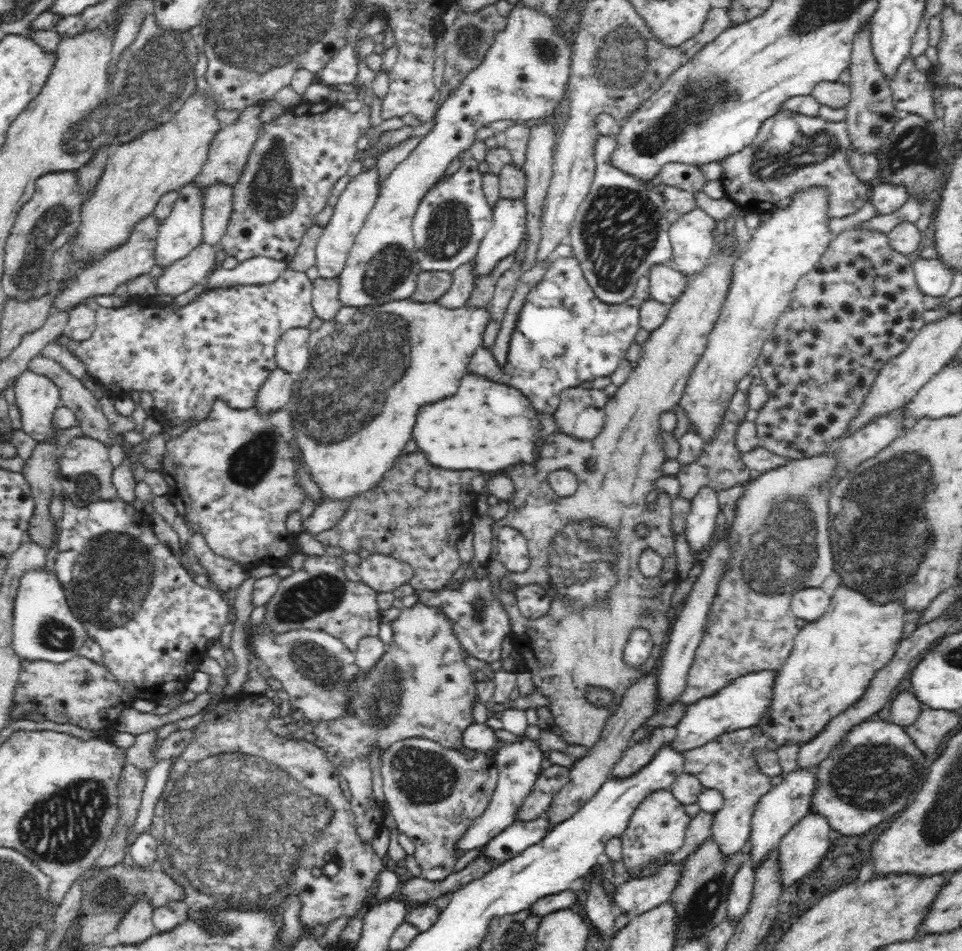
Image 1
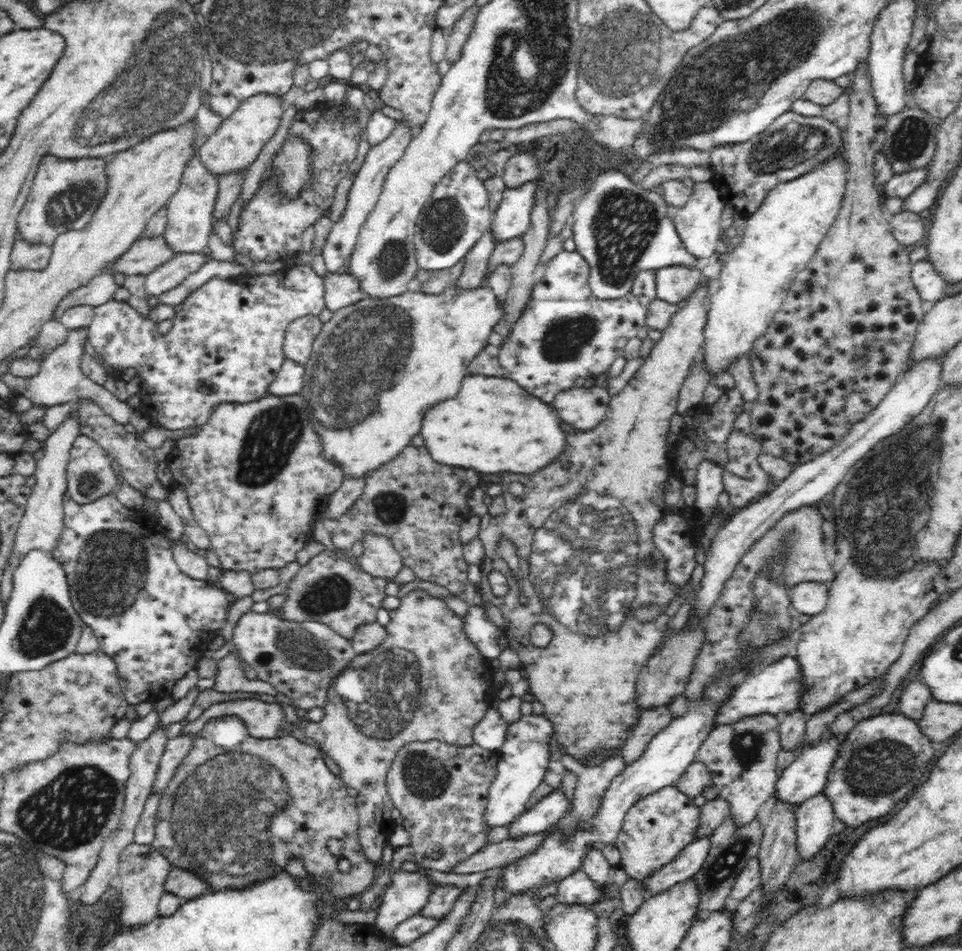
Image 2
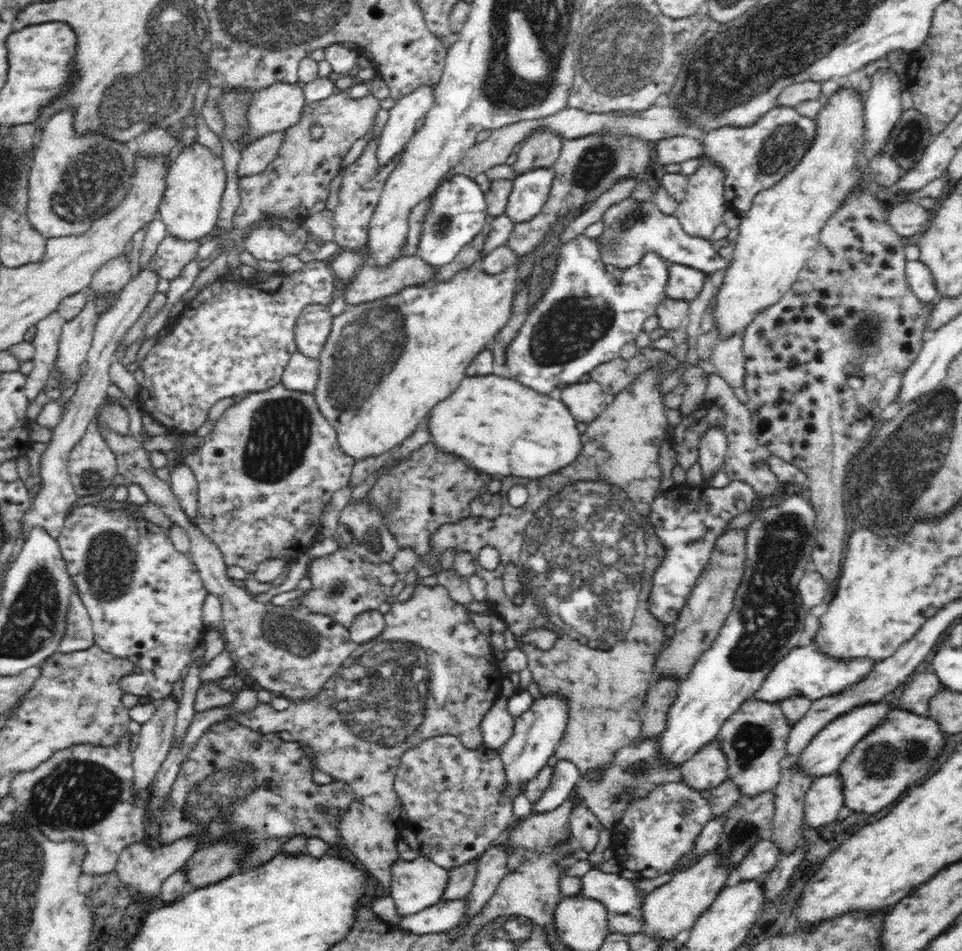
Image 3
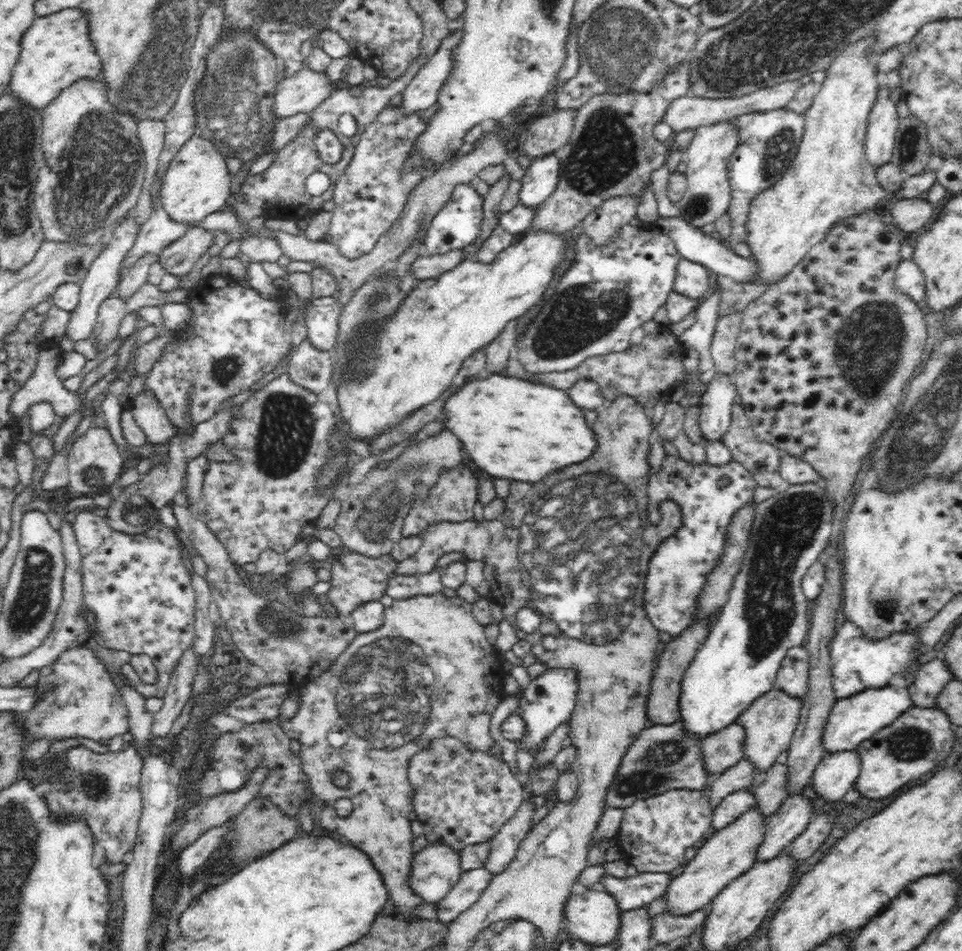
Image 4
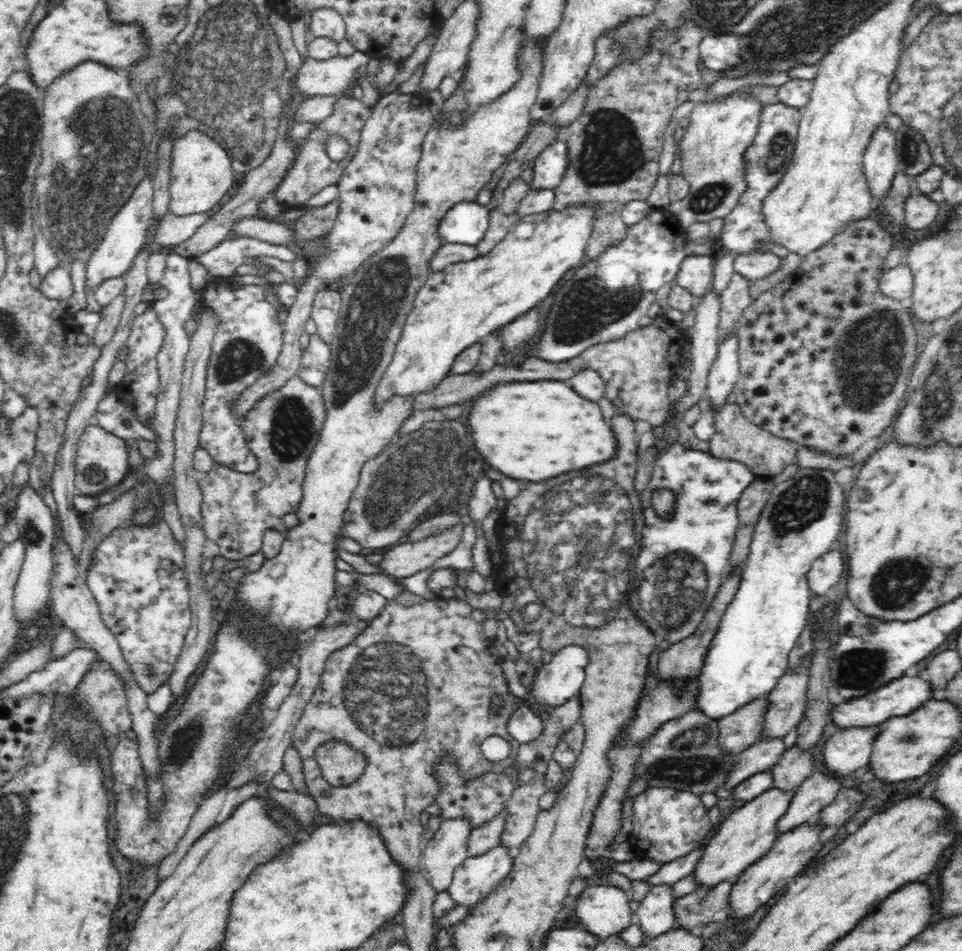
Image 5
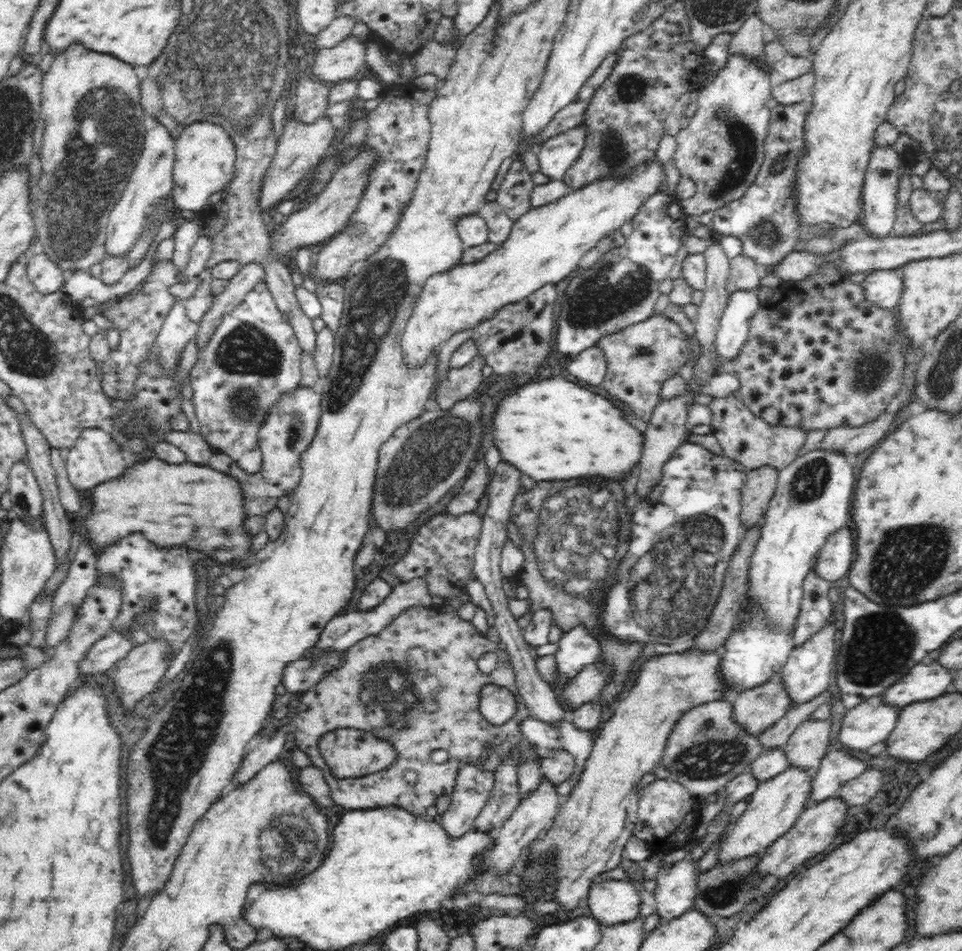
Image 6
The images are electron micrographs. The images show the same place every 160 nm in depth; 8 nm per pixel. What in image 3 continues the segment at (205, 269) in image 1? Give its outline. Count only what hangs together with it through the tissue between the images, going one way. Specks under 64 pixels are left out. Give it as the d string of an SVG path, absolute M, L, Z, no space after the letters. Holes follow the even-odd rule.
M150 268L143 269L136 278L130 279L130 282L122 288L114 306L97 317L94 338L87 352L88 368L77 382L75 393L71 396L68 404L65 404L62 420L51 429L51 439L46 444L42 456L40 456L38 473L42 478L42 483L39 485L39 492L36 493L36 496L29 504L29 508L25 510L21 521L20 537L23 540L30 536L31 529L35 526L42 527L55 538L60 536L68 511L77 502L78 498L68 472L70 453L72 448L84 436L88 424L96 416L96 410L108 397L106 390L111 384L108 370L110 364L116 360L114 352L116 351L116 346L118 346L118 340L140 318L141 312L144 312L144 308L148 306L150 299L158 293L159 280L160 276L156 271L152 271Z

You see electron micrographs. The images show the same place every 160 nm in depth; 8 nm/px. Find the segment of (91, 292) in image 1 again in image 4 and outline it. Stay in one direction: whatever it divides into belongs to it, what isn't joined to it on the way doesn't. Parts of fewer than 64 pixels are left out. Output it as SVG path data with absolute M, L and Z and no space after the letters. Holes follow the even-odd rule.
M196 226L188 229L184 236L172 240L160 254L158 262L165 273L182 277L187 275L196 261L209 246L212 246L214 235L211 231Z

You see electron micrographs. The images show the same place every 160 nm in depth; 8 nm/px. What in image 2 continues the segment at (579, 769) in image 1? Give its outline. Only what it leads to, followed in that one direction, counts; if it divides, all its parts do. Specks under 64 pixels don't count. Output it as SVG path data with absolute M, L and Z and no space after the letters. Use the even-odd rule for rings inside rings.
M705 626L698 628L696 632L687 632L686 628L680 632L674 633L672 638L664 642L664 646L658 650L658 653L652 655L636 680L636 703L638 714L647 709L653 709L655 706L668 705L678 695L684 692L684 686L688 682L688 676L692 672L692 664L696 660L700 646L704 644Z

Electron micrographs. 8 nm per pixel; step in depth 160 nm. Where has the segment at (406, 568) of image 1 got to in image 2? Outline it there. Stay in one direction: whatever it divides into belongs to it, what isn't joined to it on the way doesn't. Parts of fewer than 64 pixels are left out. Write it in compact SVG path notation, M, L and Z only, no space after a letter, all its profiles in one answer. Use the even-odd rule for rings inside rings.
M372 533L364 538L364 554L355 557L350 549L337 548L332 552L338 552L339 556L346 556L346 560L350 560L350 564L354 564L356 568L363 572L370 573L373 577L381 577L386 582L393 582L395 576L404 570L403 559L397 550L390 543L390 539L384 536L374 536Z

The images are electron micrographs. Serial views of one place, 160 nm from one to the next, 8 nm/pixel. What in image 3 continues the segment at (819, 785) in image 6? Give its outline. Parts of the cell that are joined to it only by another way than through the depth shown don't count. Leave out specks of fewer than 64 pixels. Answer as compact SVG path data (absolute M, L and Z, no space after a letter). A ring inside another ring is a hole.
M770 839L759 840L734 870L734 880L764 878L779 863L780 851Z

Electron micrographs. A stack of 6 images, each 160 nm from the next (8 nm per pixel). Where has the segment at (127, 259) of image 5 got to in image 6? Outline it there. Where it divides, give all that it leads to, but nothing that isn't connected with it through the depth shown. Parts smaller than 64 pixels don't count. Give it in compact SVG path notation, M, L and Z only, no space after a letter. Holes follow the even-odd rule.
M160 123L147 124L144 138L142 156L135 162L134 170L121 199L110 211L109 219L104 226L106 232L105 255L128 255L143 233L148 208L152 207L157 199L166 197L172 190L175 139L170 136L168 129Z

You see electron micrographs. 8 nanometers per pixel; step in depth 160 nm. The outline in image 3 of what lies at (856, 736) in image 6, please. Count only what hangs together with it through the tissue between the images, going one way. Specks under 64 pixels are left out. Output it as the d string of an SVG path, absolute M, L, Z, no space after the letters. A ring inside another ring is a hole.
M840 774L812 781L804 800L803 822L815 830L834 822L843 806L842 779Z

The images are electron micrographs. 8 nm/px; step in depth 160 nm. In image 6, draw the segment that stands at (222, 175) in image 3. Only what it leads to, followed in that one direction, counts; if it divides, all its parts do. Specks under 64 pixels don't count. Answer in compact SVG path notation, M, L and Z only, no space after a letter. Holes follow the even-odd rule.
M195 122L183 128L180 136L175 138L173 184L170 192L173 212L190 210L210 213L210 196L224 190L226 184L234 178L235 156L233 140L218 124Z

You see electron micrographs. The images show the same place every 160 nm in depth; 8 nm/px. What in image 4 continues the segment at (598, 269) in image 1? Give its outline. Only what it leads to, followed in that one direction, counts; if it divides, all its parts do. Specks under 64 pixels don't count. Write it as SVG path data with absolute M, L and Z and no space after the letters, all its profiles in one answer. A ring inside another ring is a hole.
M659 216L653 222L649 223L650 228L658 228L665 233L674 242L674 246L680 255L680 258L698 263L706 267L713 276L730 276L740 283L746 283L751 280L757 272L756 261L750 258L743 258L729 248L727 242L722 241L716 235L710 235L702 232L702 229L692 226L680 216L666 218Z

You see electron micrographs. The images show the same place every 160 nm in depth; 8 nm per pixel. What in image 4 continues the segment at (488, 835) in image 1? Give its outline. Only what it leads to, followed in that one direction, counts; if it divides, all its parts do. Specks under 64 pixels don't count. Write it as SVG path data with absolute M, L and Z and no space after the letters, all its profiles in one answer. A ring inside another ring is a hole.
M549 668L544 674L530 681L516 711L524 721L524 736L518 742L523 745L527 754L541 751L545 740L551 737L562 723L569 720L577 703L577 694L578 679L574 669Z

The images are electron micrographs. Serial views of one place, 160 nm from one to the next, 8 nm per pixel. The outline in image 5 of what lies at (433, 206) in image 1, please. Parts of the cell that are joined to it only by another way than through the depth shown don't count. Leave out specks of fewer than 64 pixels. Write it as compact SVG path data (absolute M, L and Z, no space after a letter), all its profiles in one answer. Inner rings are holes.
M476 201L455 203L438 224L441 244L474 246L481 242L489 227L489 210Z

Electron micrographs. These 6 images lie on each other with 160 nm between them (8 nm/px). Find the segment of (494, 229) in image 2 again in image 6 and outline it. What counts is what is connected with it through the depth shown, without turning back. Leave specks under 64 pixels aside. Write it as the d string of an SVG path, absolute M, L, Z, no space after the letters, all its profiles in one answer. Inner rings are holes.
M579 125L550 137L538 150L539 171L550 181L562 180L566 171L581 156L586 143L586 129Z

